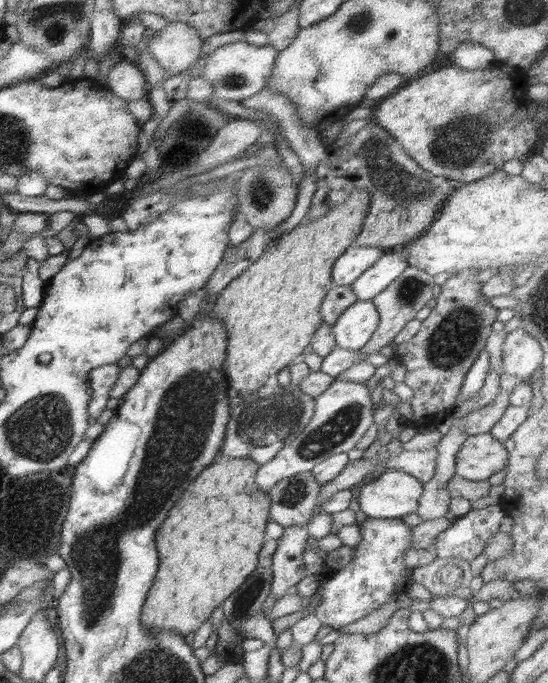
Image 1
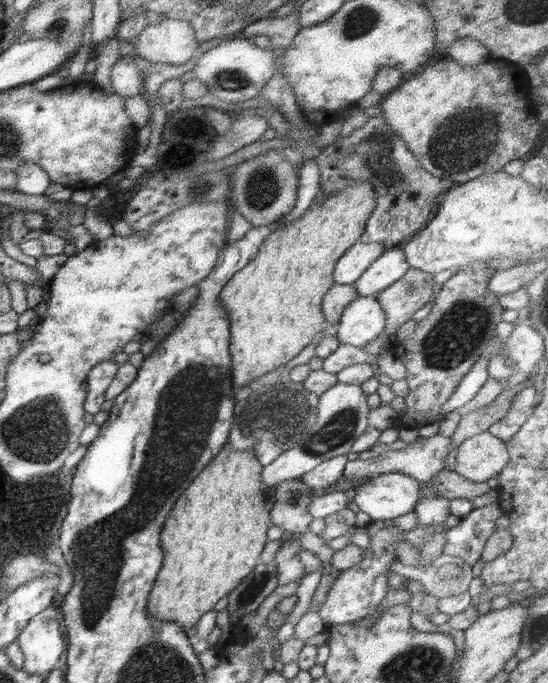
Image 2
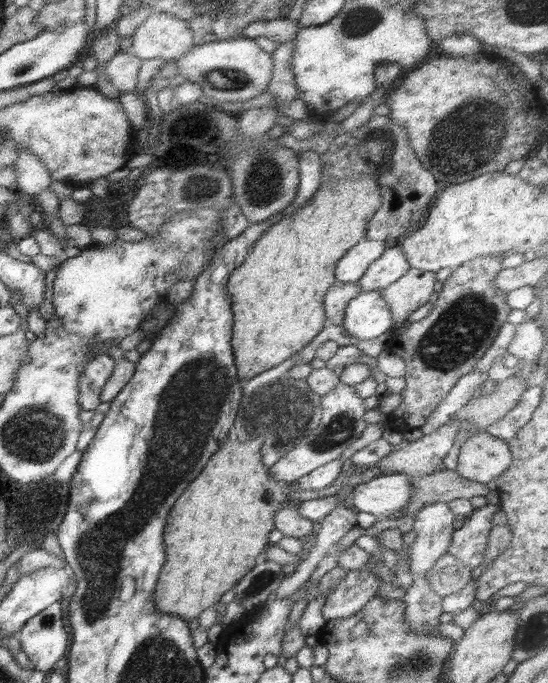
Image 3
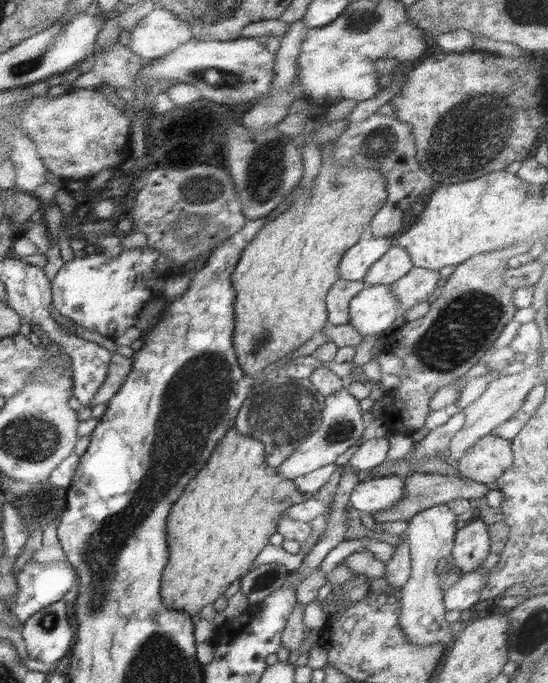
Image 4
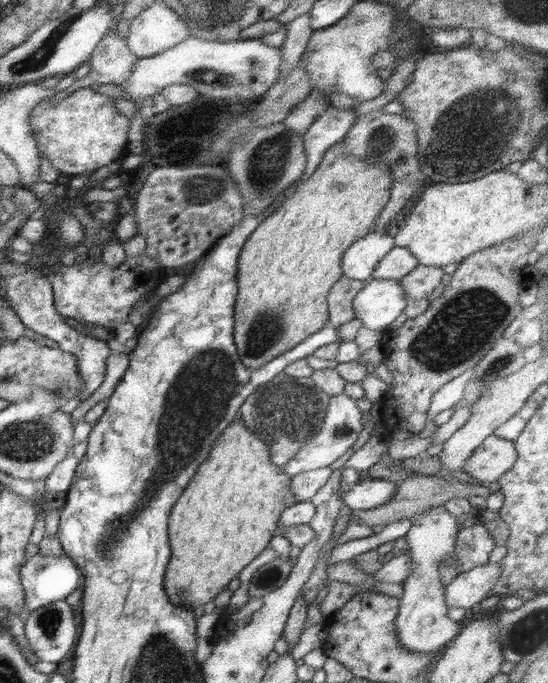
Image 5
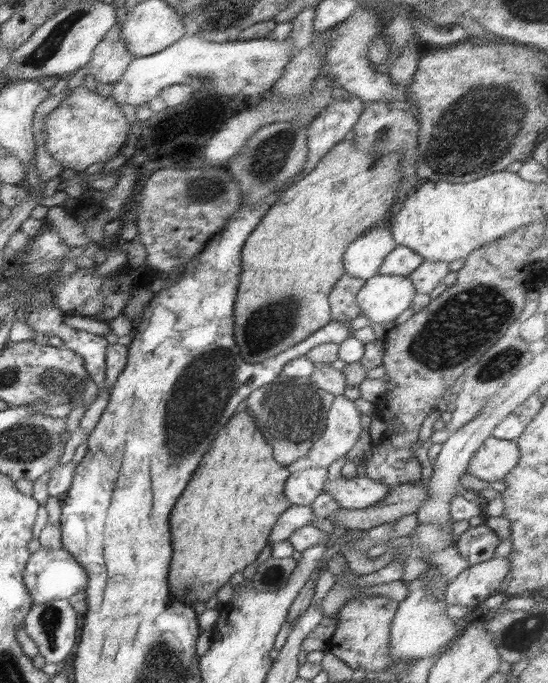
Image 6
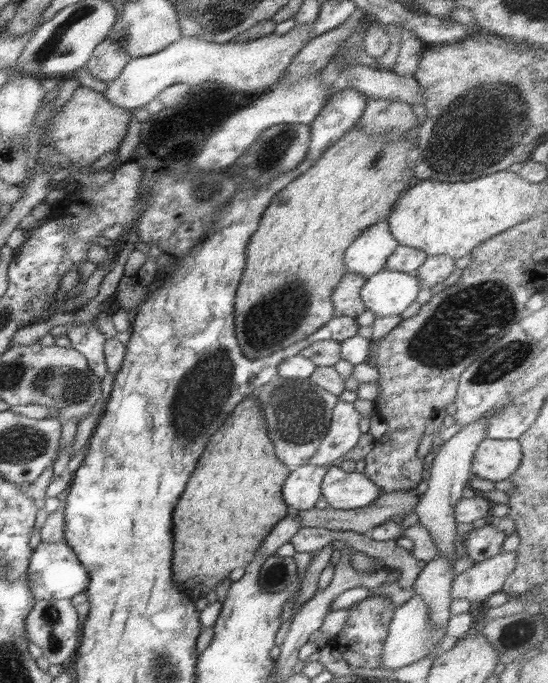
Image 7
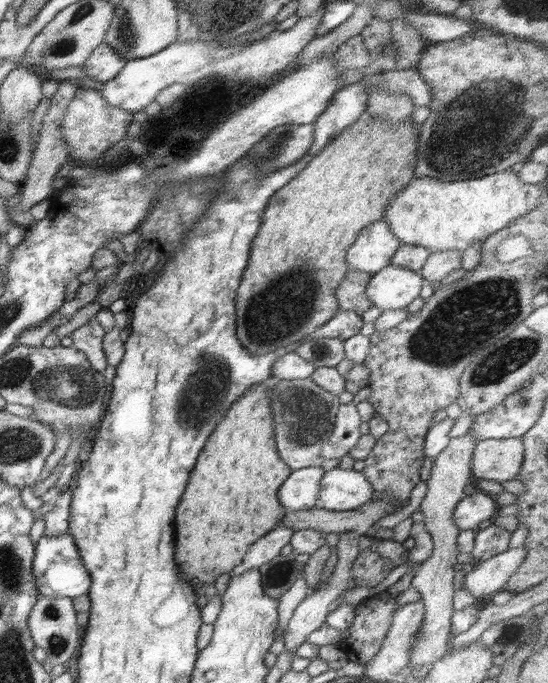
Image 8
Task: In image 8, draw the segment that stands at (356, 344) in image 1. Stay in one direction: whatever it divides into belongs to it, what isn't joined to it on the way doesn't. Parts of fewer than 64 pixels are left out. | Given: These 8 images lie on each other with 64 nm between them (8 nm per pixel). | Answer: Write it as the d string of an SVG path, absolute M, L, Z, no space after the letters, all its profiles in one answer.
M390 264L371 276L366 295L381 310L399 309L418 298L424 284L426 280L419 271Z

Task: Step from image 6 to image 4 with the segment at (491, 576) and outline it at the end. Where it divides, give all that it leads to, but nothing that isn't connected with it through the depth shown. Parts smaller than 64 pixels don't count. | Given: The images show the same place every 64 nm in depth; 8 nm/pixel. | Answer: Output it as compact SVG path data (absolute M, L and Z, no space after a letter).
M474 569L464 573L458 583L444 592L443 601L446 610L468 610L480 601L480 590L486 584L488 569Z

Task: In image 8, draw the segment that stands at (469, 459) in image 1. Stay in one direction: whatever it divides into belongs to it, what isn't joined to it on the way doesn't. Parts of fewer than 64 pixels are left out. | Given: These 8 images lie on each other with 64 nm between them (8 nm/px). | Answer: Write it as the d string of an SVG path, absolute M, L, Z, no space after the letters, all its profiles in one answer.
M521 438L478 441L471 461L474 479L500 483L516 479L524 461L524 450Z

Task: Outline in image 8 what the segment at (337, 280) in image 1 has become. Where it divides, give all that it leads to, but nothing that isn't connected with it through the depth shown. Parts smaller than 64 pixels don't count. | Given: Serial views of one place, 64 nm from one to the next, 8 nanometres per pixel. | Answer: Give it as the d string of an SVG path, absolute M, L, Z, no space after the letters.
M386 221L369 224L360 231L354 244L348 248L345 259L349 270L356 269L375 275L390 265L391 256L394 256L400 244Z

